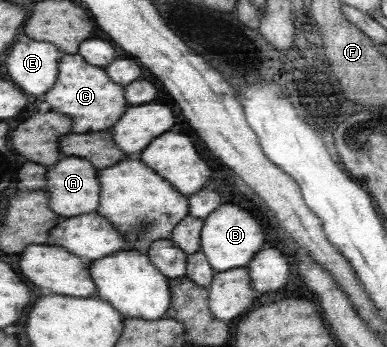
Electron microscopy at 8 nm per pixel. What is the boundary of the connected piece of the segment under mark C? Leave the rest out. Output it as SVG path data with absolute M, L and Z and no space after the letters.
M77 52L65 55L65 59L61 58L59 71L61 79L57 81L57 87L53 86L53 91L49 91L49 95L45 95L42 99L51 105L53 111L61 111L73 119L73 132L105 131L111 129L123 117L125 109L129 107L123 85L107 79L107 73L103 69L89 65Z

